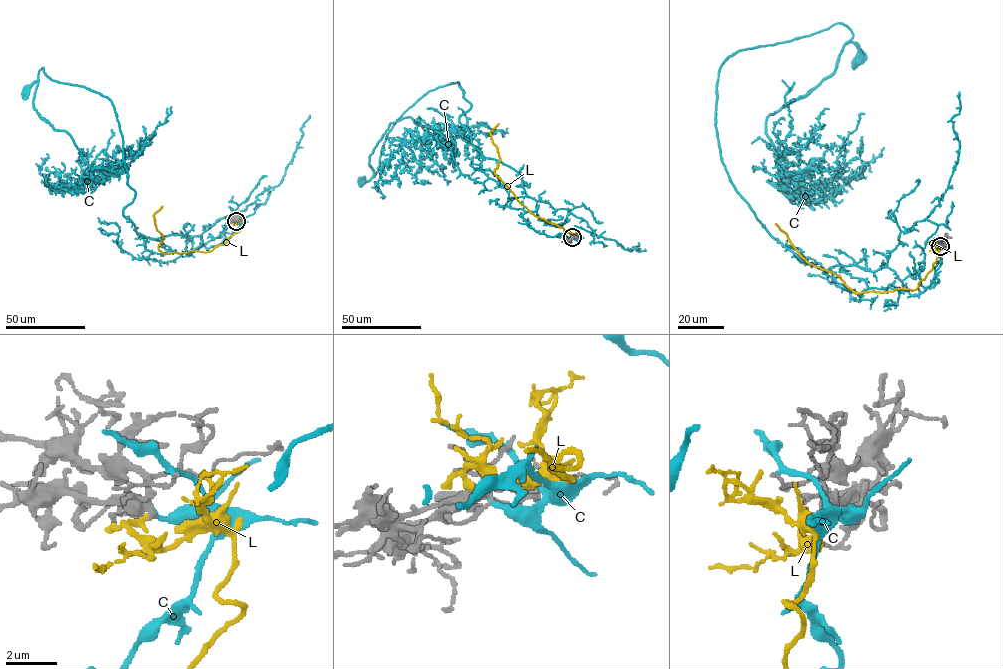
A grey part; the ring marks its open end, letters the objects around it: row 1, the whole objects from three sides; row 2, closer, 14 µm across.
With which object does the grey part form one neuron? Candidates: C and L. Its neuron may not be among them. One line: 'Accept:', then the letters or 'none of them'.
Accept: L

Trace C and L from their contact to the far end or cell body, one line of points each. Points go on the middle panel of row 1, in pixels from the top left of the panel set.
C: (573, 238), (529, 227), (536, 200), (471, 141), (458, 82), (405, 111), (361, 181)
L: (572, 237), (578, 235), (565, 232), (560, 227), (532, 213), (494, 173), (500, 160), (490, 133), (498, 123)

